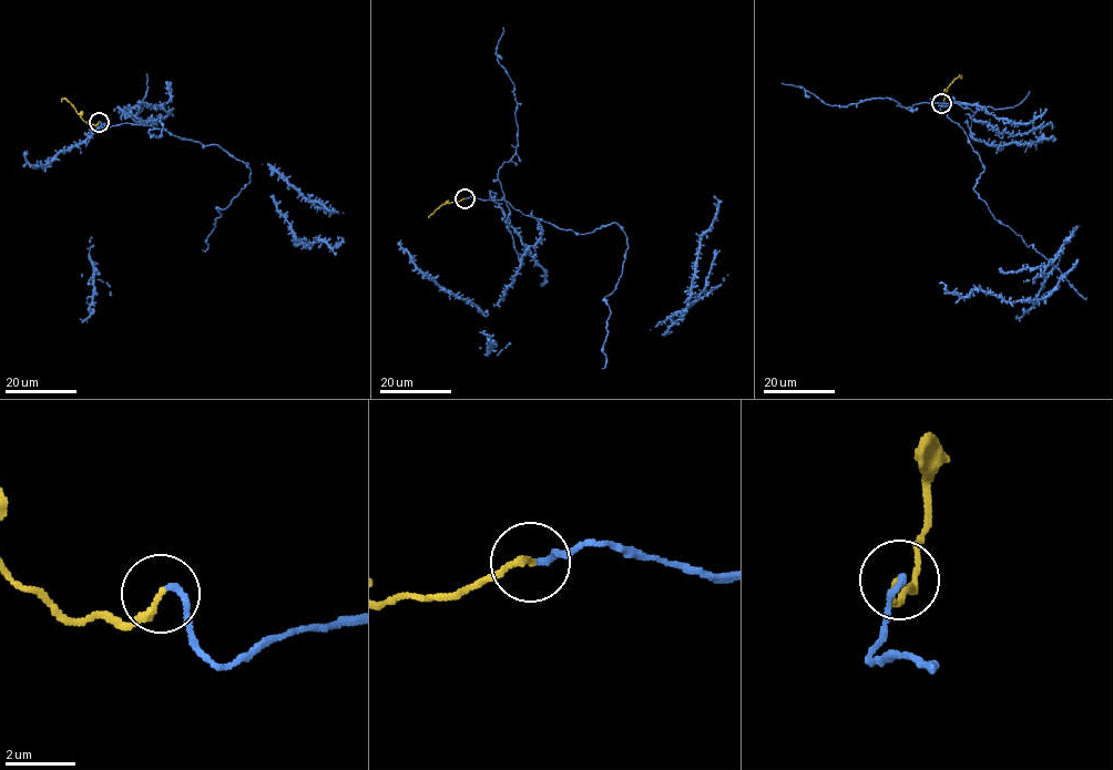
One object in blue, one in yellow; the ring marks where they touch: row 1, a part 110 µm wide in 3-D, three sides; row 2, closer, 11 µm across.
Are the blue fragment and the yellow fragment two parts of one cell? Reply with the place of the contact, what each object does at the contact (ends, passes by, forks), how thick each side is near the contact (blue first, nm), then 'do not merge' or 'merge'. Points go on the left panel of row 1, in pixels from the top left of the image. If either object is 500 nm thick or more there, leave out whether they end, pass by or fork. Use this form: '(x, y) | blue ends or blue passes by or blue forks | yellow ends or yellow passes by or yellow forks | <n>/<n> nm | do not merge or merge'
(99, 122) | blue ends | yellow ends | 180/180 nm | merge

